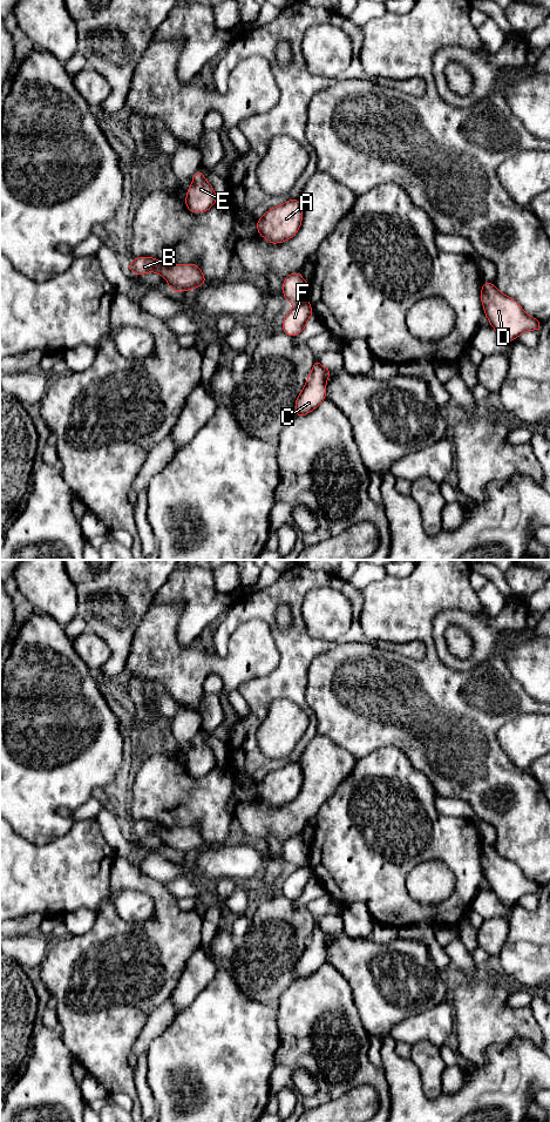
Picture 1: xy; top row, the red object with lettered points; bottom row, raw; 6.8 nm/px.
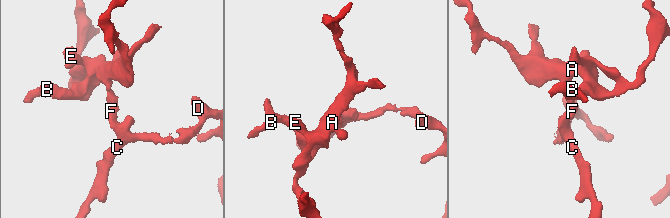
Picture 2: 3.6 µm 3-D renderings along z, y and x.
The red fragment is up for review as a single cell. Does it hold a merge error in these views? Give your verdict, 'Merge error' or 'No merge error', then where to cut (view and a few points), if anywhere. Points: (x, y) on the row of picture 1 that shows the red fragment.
Merge error. Split along xy (307, 302), (294, 306)

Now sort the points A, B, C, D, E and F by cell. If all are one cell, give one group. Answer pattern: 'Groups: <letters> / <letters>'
Groups: A B E / C D F

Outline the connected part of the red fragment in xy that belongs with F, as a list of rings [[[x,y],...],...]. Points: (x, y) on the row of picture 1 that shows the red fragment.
[[[308,303],[294,306],[284,318],[283,332],[294,337],[298,336],[306,326],[307,319],[313,315]]]

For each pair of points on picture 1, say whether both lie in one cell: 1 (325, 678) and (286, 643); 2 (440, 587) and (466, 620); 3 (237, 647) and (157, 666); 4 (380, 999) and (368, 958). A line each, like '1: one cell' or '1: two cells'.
1: two cells
2: two cells
3: one cell
4: one cell

